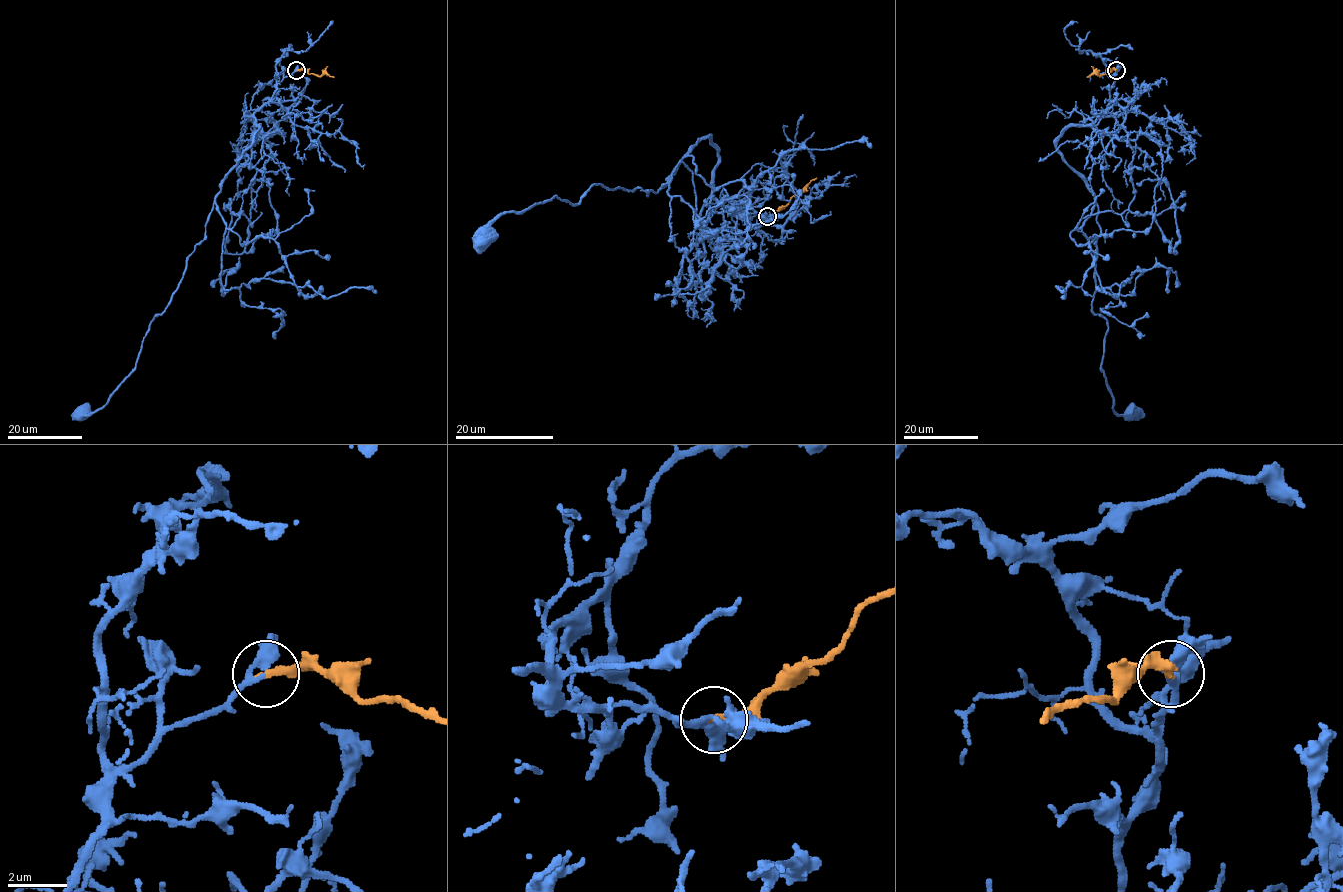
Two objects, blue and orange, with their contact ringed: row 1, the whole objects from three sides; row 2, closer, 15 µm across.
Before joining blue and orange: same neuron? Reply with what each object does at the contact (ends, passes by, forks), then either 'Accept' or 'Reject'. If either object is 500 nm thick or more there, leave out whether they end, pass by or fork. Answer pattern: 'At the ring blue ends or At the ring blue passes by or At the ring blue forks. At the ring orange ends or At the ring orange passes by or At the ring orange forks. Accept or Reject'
At the ring blue passes by. At the ring orange ends. Accept

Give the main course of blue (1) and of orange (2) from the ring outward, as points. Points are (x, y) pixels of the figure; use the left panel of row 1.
1: (296, 70), (254, 114), (259, 129), (222, 181), (205, 236), (151, 321), (135, 369), (81, 416)
2: (296, 70), (318, 76), (327, 73), (334, 77)

